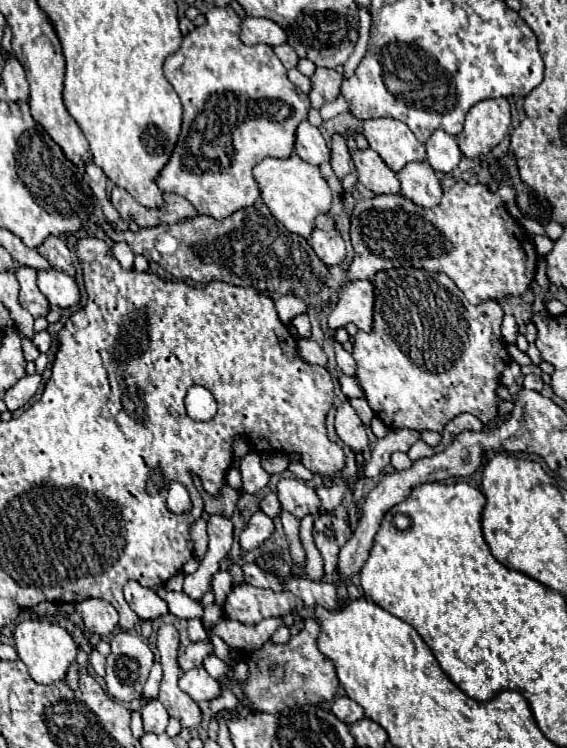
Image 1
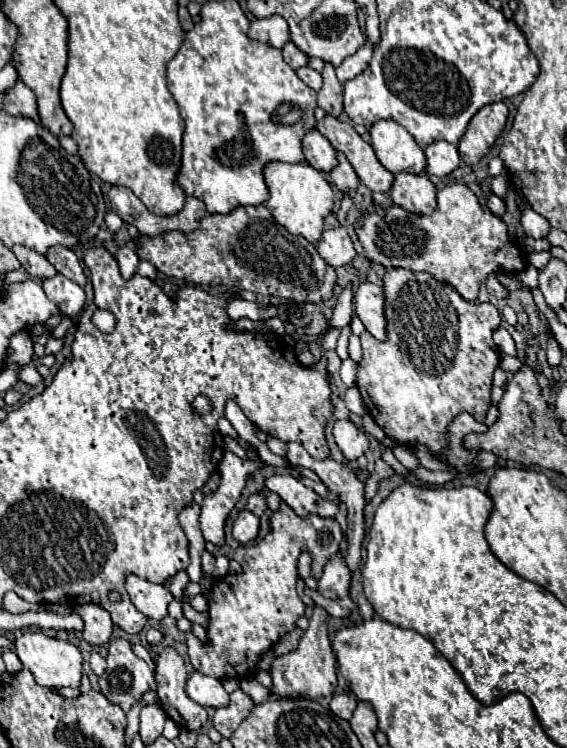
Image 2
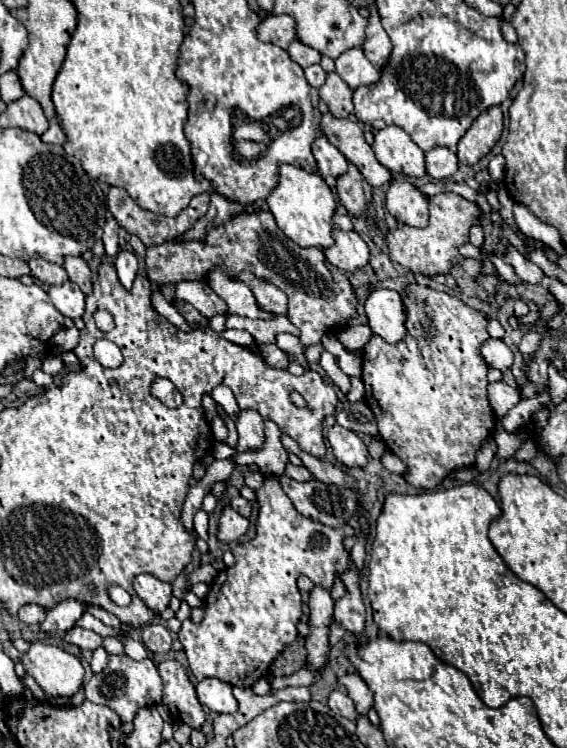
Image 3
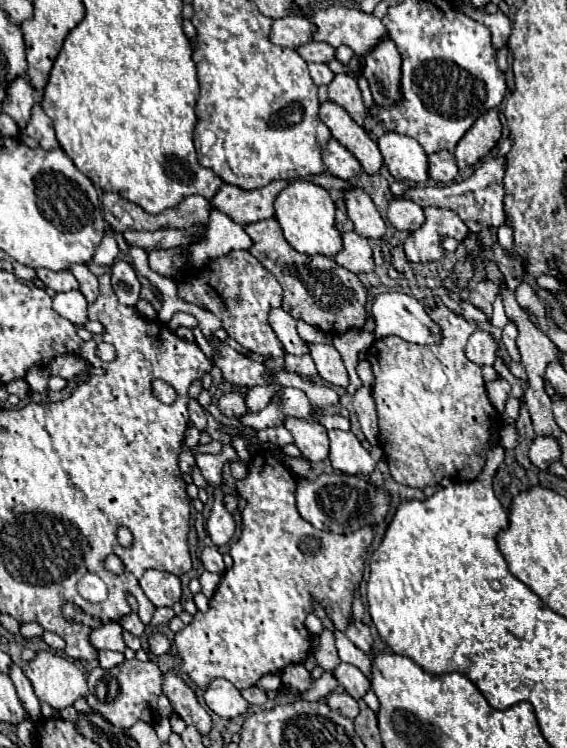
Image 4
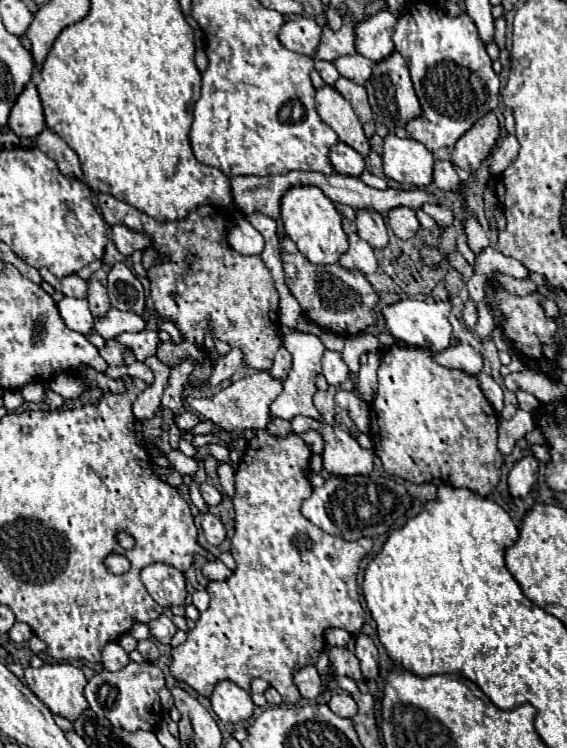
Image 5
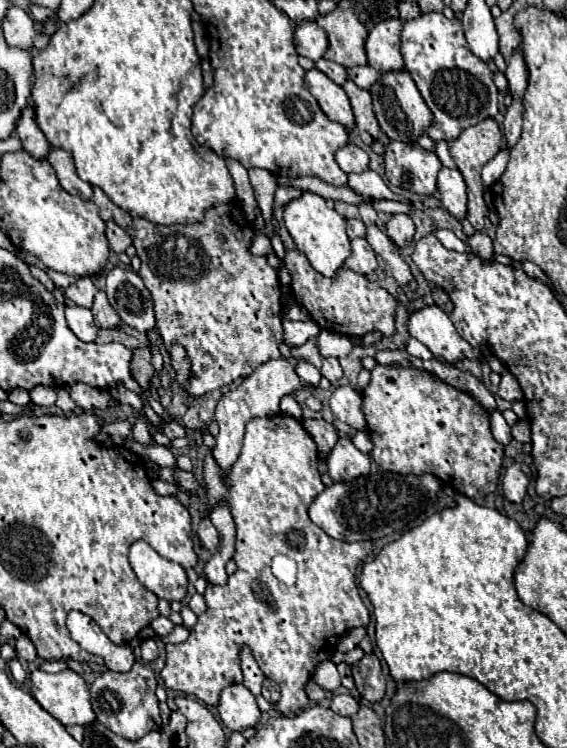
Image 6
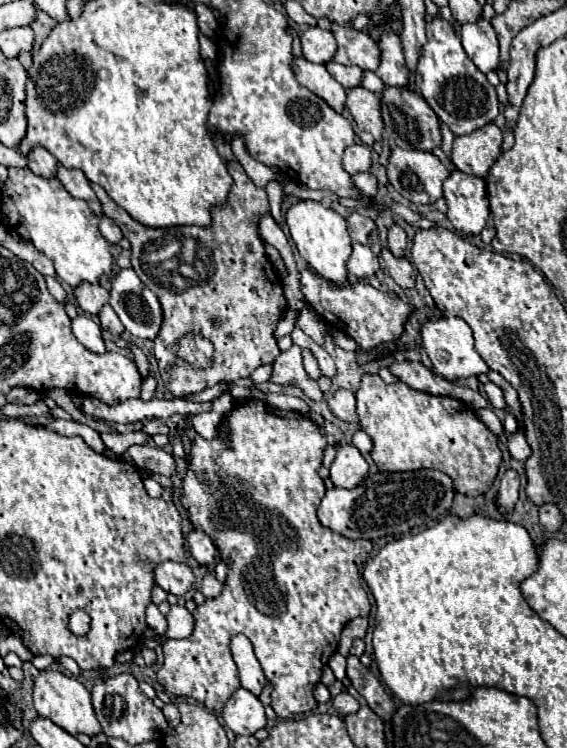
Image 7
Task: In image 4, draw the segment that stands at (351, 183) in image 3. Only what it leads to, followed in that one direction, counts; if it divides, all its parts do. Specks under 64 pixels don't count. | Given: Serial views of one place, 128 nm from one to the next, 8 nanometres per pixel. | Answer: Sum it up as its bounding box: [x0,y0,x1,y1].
[344,184,386,238]

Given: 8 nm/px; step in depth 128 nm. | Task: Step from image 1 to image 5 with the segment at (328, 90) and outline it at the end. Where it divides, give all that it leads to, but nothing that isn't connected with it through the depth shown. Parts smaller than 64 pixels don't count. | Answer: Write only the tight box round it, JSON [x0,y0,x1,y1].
[334,78,374,138]

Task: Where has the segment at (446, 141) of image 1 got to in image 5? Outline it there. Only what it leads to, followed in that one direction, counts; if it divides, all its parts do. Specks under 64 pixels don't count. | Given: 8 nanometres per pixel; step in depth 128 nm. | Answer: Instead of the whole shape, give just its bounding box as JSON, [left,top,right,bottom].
[434,160,460,190]

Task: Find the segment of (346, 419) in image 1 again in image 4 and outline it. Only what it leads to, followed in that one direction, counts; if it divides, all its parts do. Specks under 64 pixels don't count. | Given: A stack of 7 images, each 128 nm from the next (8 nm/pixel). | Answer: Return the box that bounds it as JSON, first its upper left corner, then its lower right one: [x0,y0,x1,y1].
[328,430,376,474]

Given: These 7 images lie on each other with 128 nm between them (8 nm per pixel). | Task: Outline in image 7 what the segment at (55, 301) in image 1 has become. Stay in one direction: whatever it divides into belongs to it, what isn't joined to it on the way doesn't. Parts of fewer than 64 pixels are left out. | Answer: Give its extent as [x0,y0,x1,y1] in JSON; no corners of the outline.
[72,314,104,352]

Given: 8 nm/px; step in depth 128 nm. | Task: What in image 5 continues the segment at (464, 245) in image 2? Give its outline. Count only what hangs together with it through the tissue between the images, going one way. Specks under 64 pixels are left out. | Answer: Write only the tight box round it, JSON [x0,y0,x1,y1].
[422,204,454,228]

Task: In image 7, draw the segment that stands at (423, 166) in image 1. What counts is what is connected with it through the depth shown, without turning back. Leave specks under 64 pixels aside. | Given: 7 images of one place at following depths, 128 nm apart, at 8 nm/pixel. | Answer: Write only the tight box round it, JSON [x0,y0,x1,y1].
[388,224,408,258]

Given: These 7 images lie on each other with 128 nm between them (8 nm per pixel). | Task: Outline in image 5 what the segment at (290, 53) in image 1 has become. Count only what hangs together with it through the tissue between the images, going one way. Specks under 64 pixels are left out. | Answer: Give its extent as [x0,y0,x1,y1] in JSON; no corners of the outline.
[314,16,356,62]

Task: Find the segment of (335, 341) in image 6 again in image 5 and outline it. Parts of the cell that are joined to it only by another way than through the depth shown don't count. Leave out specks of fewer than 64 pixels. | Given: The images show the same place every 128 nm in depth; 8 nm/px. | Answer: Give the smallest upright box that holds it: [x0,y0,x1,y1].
[270,326,326,420]

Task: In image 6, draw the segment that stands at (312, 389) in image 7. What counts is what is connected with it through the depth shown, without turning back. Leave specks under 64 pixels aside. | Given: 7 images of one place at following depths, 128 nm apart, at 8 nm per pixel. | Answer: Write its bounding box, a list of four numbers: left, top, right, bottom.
[212,338,322,474]

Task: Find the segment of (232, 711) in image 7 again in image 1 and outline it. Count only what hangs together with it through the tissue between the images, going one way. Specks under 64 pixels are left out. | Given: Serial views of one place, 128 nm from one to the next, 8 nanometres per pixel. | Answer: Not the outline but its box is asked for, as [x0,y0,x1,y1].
[180,666,220,702]

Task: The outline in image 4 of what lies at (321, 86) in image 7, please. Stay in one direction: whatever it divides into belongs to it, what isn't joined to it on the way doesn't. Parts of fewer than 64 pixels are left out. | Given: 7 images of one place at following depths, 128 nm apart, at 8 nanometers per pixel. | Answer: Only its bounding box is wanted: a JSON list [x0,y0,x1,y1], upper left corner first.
[320,100,382,174]

